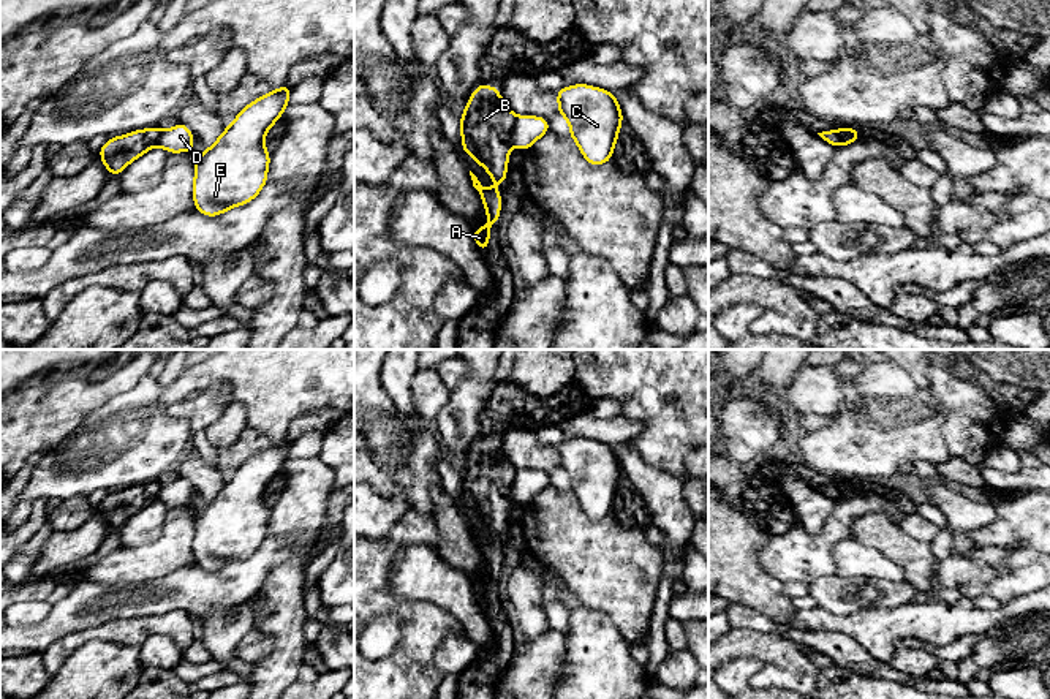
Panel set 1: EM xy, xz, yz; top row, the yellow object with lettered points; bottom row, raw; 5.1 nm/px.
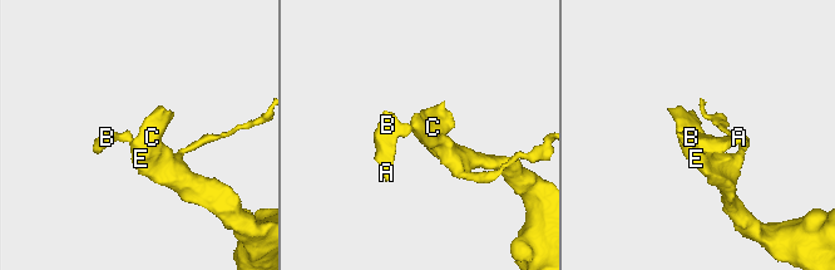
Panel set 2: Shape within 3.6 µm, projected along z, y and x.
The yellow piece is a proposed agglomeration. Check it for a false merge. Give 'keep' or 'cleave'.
cleave

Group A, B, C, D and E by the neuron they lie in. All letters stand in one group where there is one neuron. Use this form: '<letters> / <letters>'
A B / C D E

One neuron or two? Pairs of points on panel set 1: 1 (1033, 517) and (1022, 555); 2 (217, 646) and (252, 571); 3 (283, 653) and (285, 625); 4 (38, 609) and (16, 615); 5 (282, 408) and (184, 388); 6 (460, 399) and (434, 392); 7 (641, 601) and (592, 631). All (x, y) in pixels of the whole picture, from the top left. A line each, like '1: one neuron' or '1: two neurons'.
1: two neurons
2: two neurons
3: one neuron
4: one neuron
5: one neuron
6: two neurons
7: two neurons

